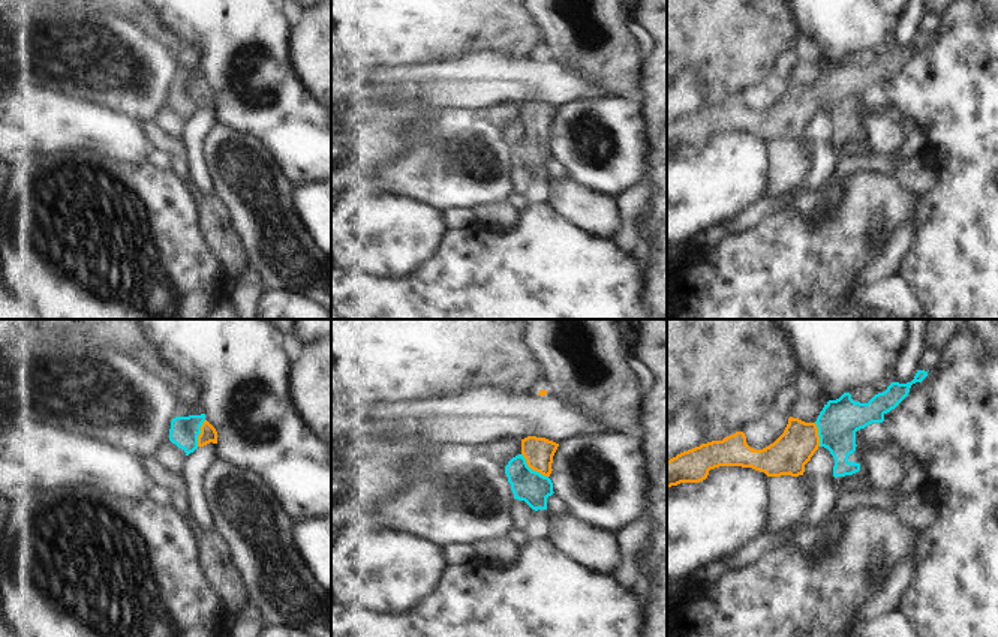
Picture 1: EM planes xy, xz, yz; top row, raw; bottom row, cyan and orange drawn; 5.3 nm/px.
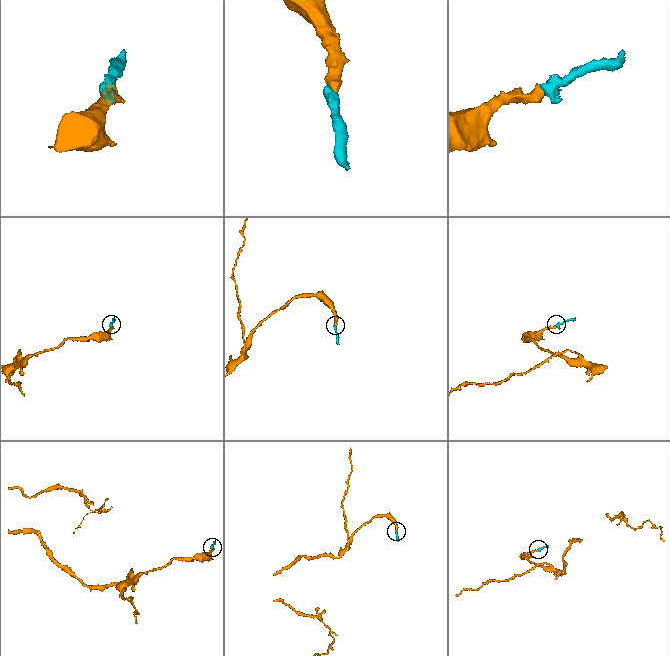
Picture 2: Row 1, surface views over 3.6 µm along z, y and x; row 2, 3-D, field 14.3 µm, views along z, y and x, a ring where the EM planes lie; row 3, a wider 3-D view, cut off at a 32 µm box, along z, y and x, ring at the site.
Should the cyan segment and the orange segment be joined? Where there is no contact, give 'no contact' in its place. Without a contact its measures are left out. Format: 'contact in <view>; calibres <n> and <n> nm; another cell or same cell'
contact in xz; calibres 170 and 160 nm; same cell

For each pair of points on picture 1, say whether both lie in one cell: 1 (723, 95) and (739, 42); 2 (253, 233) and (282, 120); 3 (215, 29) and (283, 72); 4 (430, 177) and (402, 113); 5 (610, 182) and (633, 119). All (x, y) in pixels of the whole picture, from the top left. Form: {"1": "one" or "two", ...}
{"1": "one", "2": "two", "3": "one", "4": "two", "5": "one"}

